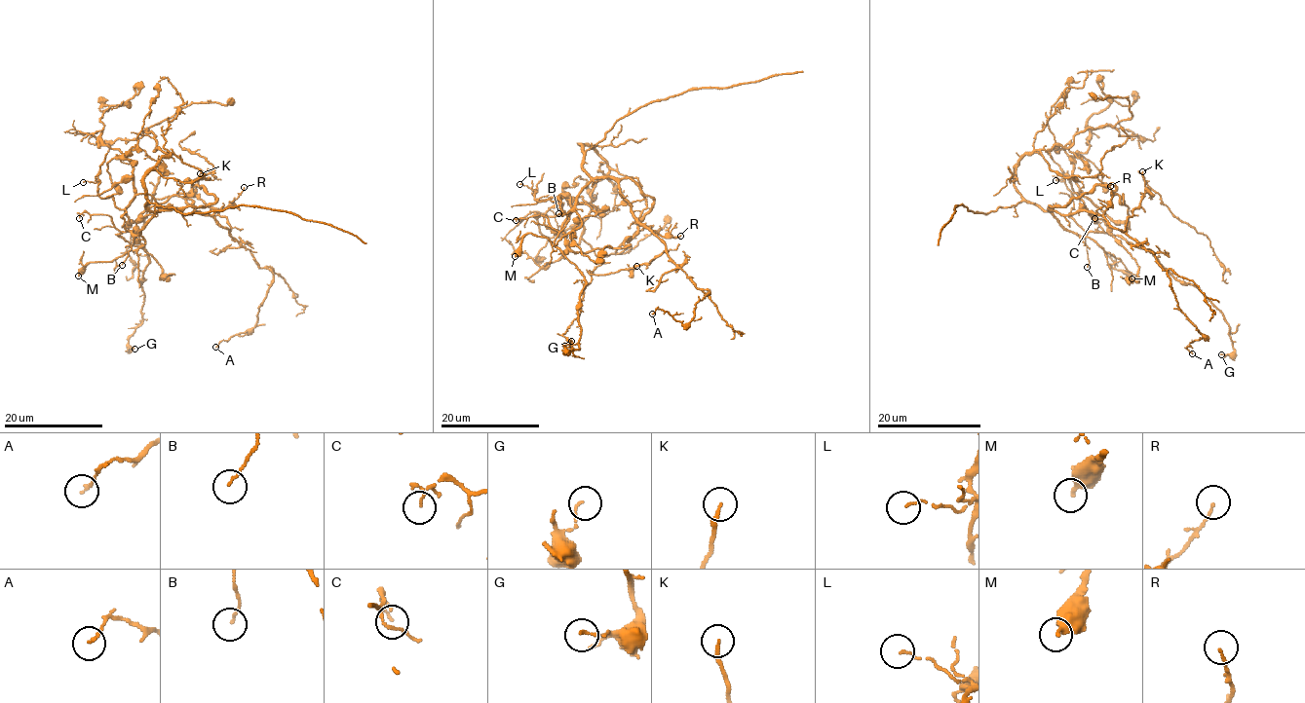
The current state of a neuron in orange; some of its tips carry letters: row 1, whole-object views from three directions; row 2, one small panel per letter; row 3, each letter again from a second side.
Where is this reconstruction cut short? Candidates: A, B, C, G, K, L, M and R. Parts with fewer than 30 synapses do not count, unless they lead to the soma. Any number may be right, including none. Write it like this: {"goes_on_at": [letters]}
{"goes_on_at": []}

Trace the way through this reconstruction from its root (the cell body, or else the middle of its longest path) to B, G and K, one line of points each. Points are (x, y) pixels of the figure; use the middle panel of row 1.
B: (606, 177), (594, 177), (577, 195), (575, 207), (562, 215), (558, 213)
G: (606, 177), (594, 177), (577, 195), (555, 240), (585, 280), (578, 304), (580, 349), (564, 353), (571, 341)
K: (606, 177), (618, 184), (630, 212), (667, 250), (648, 262), (636, 266)

